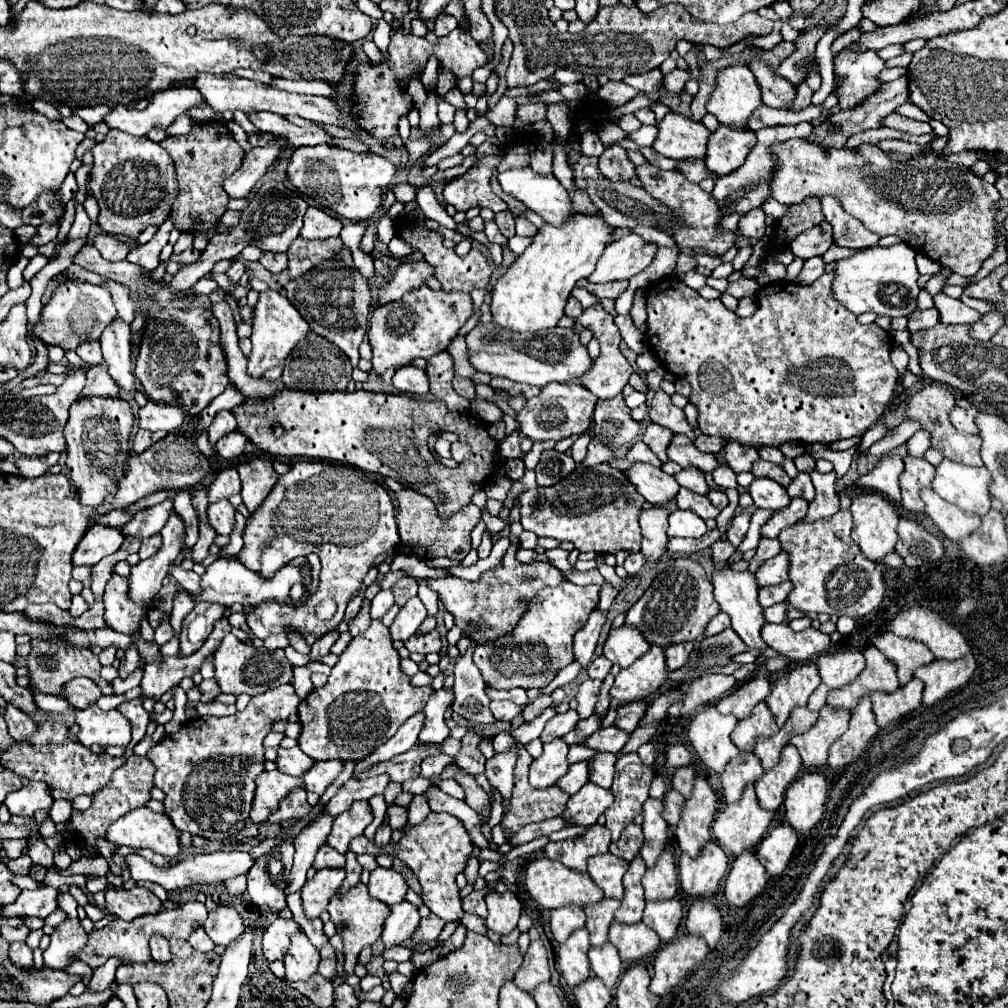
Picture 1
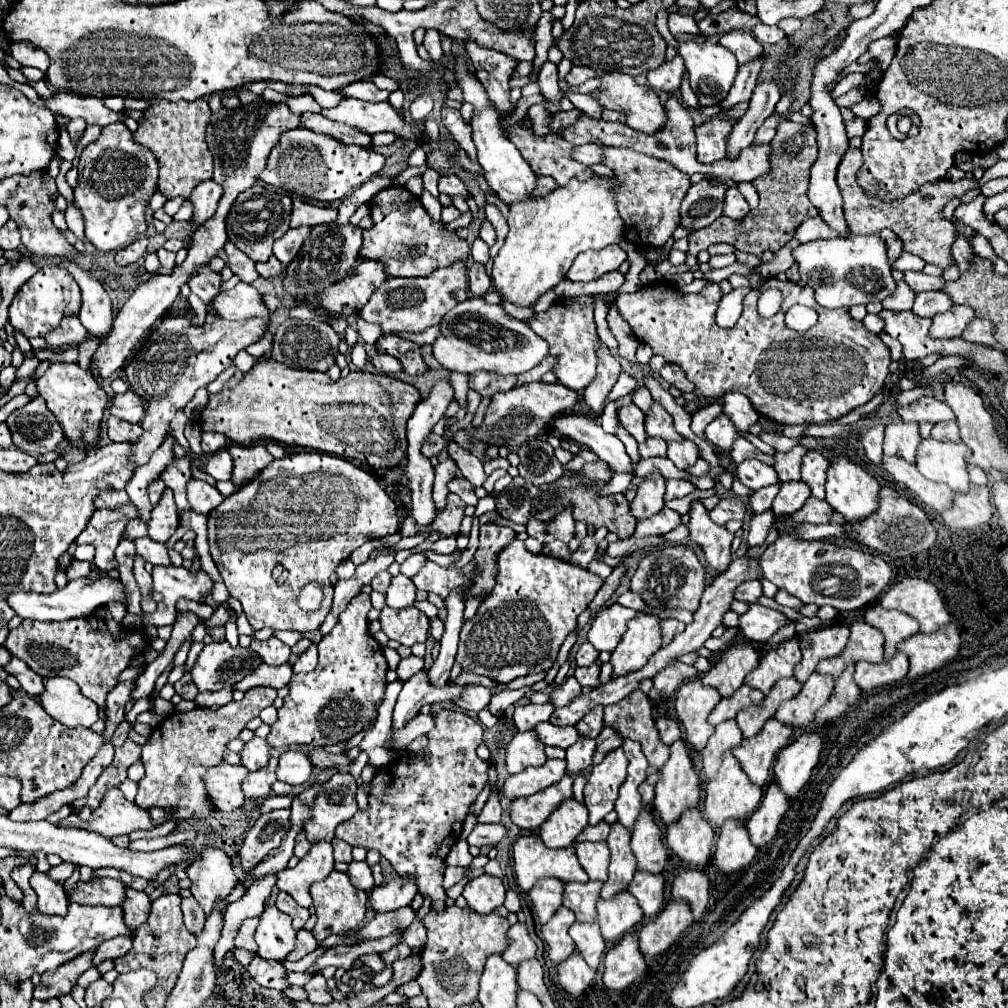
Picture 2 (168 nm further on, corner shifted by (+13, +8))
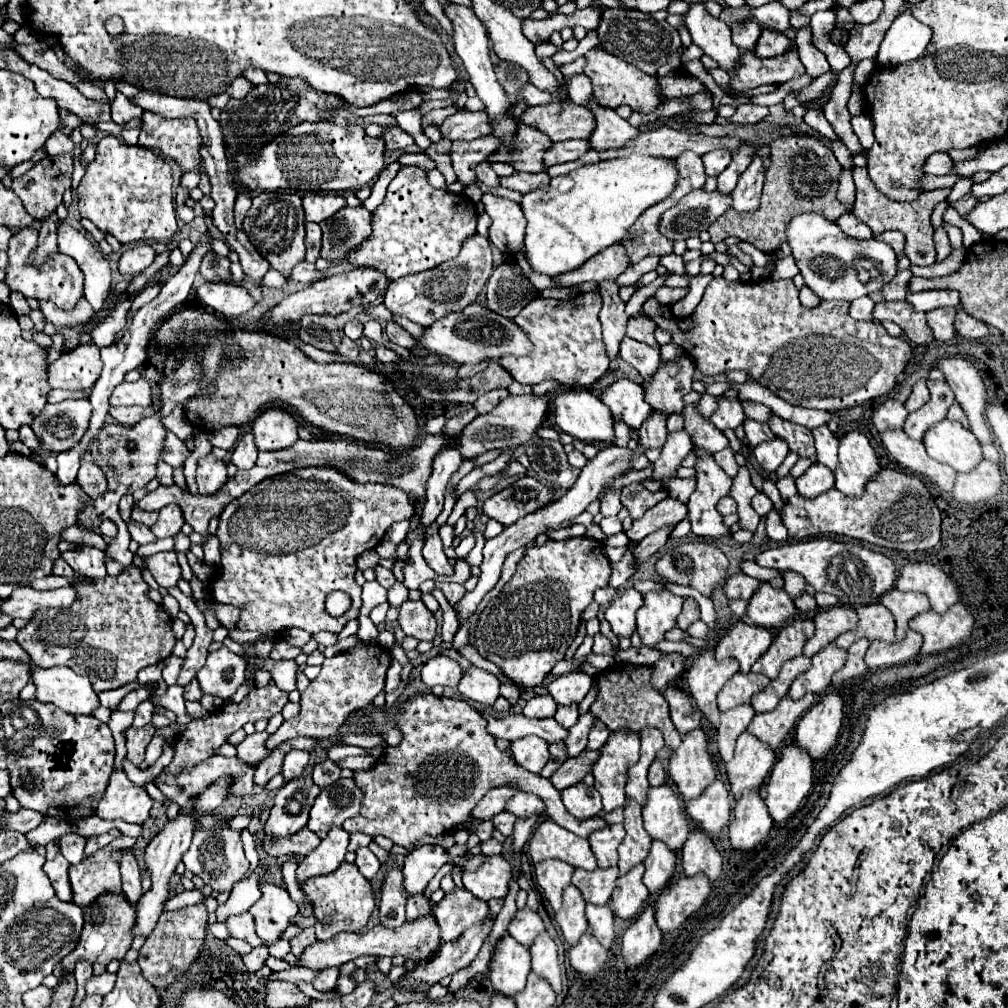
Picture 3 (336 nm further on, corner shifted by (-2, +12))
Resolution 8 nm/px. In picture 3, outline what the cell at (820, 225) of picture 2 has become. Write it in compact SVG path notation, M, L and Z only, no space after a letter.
M843 214L841 218L835 220L835 224L839 224L839 228L847 234L847 236L853 236L853 238L873 238L871 230L867 224L859 222L853 214Z

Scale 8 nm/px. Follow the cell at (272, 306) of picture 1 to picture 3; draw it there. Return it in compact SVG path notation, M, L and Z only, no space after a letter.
M201 284L197 288L197 296L225 318L243 314L257 304L247 288L235 284Z

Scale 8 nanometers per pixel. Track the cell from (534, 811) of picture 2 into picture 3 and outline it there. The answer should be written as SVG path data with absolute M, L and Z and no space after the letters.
M517 792L505 806L505 810L513 812L517 818L529 818L529 816L539 816L545 812L543 800L539 796L529 794L529 792Z

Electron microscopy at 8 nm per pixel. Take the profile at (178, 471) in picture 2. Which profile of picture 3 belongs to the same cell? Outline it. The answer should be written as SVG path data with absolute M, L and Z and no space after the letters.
M173 432L167 434L165 438L165 444L167 444L167 452L163 454L163 460L169 464L169 466L175 466L175 468L181 468L185 458L189 456L189 448L185 446L183 440L179 440Z

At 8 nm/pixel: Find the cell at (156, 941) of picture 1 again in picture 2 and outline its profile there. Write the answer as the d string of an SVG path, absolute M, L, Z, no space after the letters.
M126 886L126 898L120 908L124 912L124 924L128 924L132 932L136 932L136 928L140 928L140 924L144 924L144 920L148 918L150 898L144 892L136 892Z

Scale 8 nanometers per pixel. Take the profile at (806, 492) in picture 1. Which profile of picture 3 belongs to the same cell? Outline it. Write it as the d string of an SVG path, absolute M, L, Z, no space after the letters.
M773 416L773 418L771 418L769 428L775 432L777 438L787 440L789 452L799 454L799 458L809 458L813 464L817 462L811 430L807 430L807 428L803 428L803 426L799 426L799 424L793 424L793 422L781 420L779 416Z

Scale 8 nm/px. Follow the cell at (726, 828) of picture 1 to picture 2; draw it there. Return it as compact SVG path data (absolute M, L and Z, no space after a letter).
M724 752L722 766L720 766L718 774L706 784L704 816L712 826L720 828L728 818L742 820L744 816L752 814L756 810L756 806L760 804L760 798L762 798L762 788L756 786L754 782L750 782L750 778L746 776L746 772L742 770L740 762L736 760L736 756L732 752Z

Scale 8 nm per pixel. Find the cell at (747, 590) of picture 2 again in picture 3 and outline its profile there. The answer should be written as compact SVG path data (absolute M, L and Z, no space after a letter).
M735 574L731 578L727 578L725 582L725 594L727 598L743 598L743 600L749 600L761 586L763 582L757 580L757 578L751 578L747 574Z

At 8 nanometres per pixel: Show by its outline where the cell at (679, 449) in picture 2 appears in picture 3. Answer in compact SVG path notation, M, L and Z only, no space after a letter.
M685 406L683 418L685 418L685 432L691 436L695 448L705 450L707 454L715 454L727 448L729 440L711 422L701 418L701 414L697 412L697 406Z

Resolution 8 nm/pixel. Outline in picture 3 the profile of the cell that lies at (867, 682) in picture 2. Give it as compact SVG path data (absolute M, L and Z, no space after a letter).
M909 630L903 642L893 642L893 644L887 644L881 640L871 642L867 656L865 656L865 664L869 670L899 666L899 664L905 664L905 662L917 658L919 650L921 650L921 636L913 630Z

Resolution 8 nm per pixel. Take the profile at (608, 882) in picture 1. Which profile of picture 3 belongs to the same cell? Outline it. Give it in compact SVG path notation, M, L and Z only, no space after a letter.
M609 824L603 830L597 830L589 836L591 842L591 850L597 856L597 864L599 868L611 868L617 866L617 848L623 842L625 836L625 828L623 824Z

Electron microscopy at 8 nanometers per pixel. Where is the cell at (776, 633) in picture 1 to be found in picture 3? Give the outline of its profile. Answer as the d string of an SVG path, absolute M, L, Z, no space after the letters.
M767 582L761 584L759 592L749 600L747 618L755 626L763 626L769 630L779 630L783 622L795 616L797 608L793 600L785 594L785 590L775 590Z

